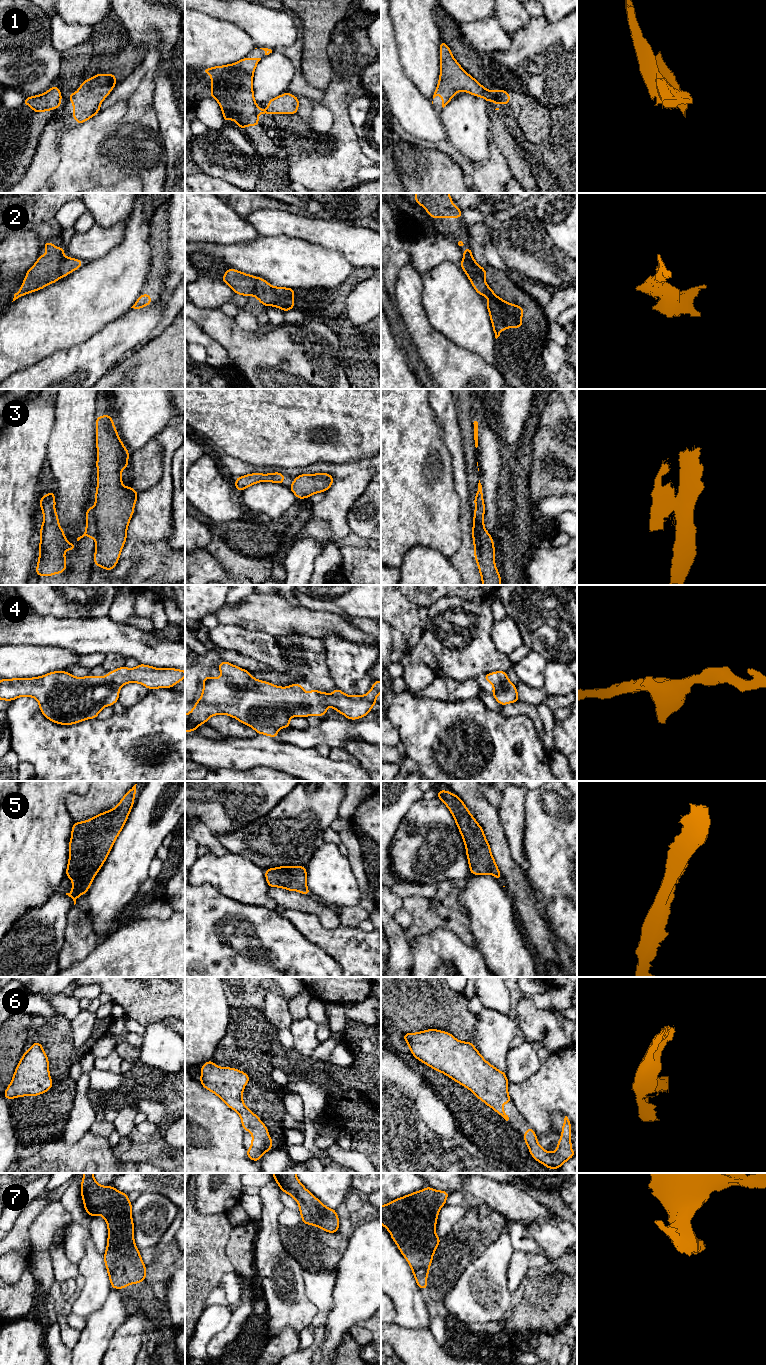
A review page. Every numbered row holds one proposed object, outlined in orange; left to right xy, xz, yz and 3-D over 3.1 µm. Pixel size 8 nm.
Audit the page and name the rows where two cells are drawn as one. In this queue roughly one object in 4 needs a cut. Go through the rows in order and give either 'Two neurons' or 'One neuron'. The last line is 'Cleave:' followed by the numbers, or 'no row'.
1: Two neurons
2: Two neurons
3: Two neurons
4: One neuron
5: One neuron
6: One neuron
7: One neuron
Cleave: 1, 2, 3

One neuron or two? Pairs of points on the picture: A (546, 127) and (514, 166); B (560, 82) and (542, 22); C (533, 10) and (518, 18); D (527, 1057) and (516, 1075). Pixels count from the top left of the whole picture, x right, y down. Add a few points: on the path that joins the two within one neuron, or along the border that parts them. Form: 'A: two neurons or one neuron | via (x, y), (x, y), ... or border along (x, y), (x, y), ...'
A: two neurons | border along (515, 147), (517, 152), (528, 163), (533, 176)
B: one neuron | via (555, 67), (555, 64), (542, 51), (542, 37)
C: two neurons | border along (526, 10), (532, 17)
D: one neuron | via (523, 1061), (517, 1071)

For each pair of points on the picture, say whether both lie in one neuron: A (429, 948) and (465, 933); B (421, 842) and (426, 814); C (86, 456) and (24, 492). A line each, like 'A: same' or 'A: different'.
A: different
B: same
C: different

